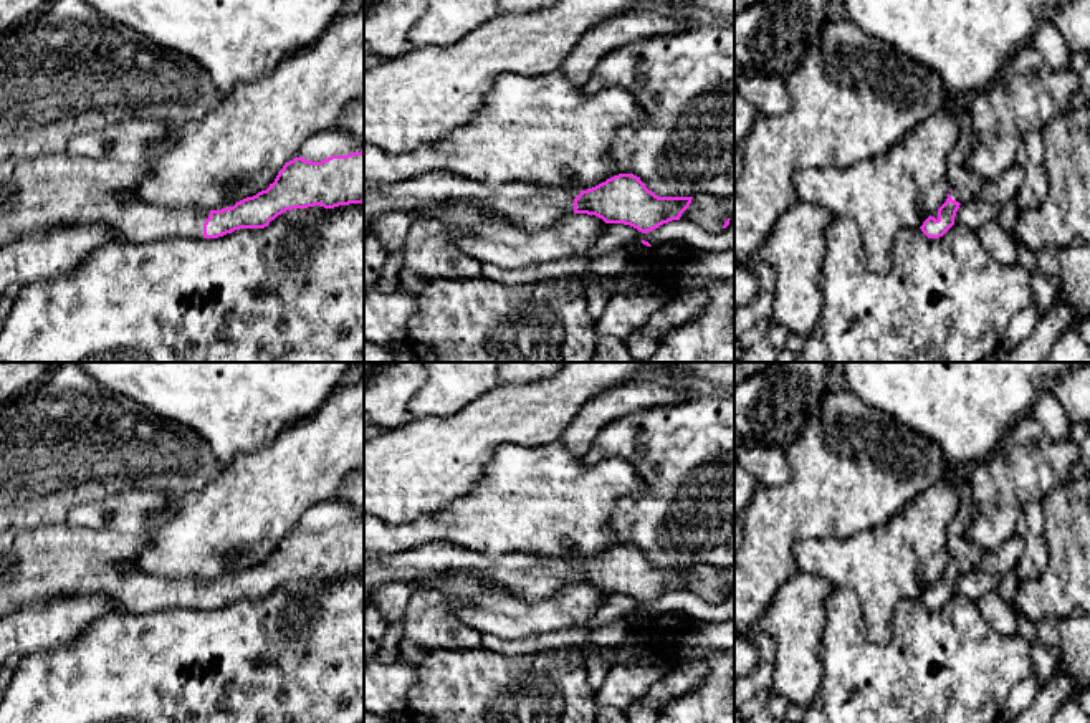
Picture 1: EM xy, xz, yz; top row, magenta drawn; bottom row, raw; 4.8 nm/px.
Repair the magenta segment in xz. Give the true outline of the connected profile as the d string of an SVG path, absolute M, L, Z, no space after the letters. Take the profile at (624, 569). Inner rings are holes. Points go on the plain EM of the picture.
M428 541L395 554L372 554L364 561L364 612L369 594L392 582L420 582L427 577L478 572L486 582L524 601L539 601L564 586L587 584L605 594L624 594L642 604L680 591L693 567L658 567L633 544L619 544L587 561L546 561L528 554L488 559L468 548Z

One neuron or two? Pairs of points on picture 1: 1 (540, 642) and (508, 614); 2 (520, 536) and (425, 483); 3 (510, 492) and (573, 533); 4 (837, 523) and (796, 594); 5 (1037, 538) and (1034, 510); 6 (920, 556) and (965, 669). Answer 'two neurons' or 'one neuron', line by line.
1: two neurons
2: two neurons
3: one neuron
4: two neurons
5: one neuron
6: two neurons

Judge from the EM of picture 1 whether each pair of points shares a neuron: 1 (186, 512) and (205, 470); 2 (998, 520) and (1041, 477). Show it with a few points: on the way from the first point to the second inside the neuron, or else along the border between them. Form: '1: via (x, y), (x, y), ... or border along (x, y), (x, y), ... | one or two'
1: border along (224, 469), (207, 485), (172, 500) | two
2: via (1003, 507), (1027, 480) | one

